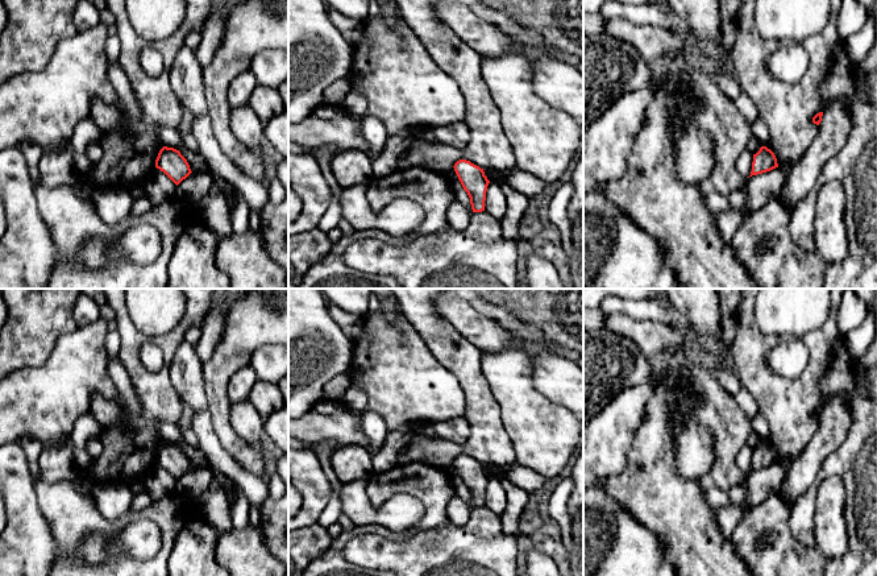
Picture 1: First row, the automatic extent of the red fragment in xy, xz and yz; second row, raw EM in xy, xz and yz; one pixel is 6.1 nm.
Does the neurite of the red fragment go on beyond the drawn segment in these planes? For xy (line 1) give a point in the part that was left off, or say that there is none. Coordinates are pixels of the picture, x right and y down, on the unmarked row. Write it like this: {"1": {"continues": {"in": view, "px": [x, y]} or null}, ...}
{"1": {"continues": null}}

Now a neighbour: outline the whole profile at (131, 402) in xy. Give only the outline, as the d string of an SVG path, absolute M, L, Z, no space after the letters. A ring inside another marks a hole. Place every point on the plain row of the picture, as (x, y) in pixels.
M113 356L109 359L109 376L119 391L124 410L134 417L141 415L144 407L120 356Z

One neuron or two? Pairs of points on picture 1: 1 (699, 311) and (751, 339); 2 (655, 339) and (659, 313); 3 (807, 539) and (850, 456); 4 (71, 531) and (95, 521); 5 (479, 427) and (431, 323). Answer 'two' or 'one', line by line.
1: two
2: two
3: one
4: one
5: one

